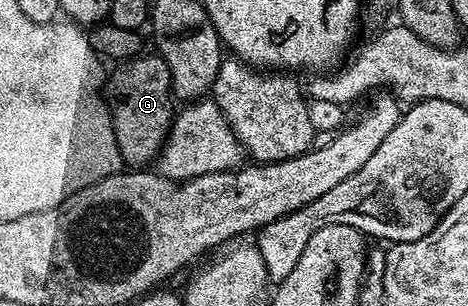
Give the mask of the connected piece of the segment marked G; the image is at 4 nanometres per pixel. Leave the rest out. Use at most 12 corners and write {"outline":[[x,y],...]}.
{"outline":[[159,55],[119,62],[106,100],[124,165],[160,156],[174,116]]}

